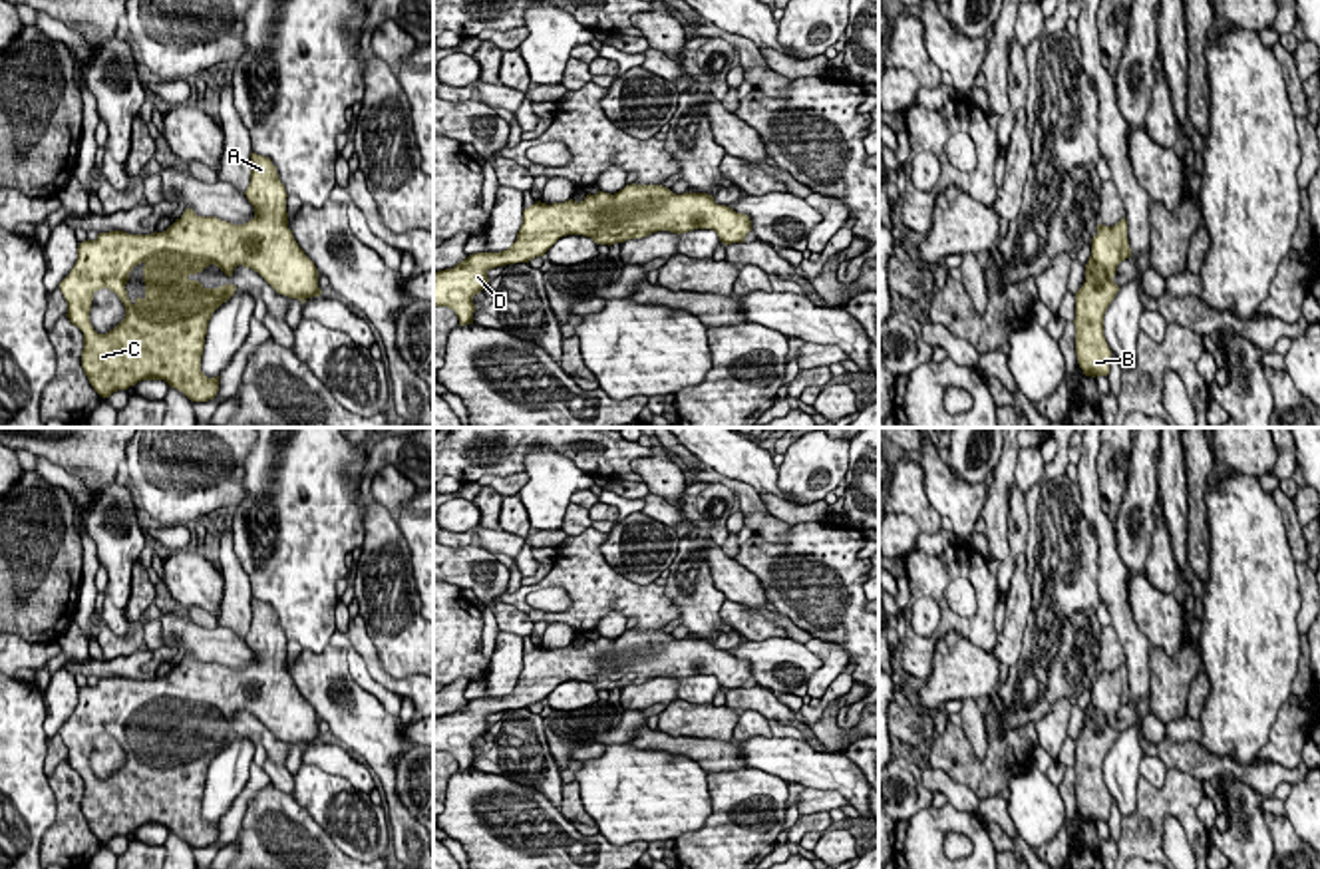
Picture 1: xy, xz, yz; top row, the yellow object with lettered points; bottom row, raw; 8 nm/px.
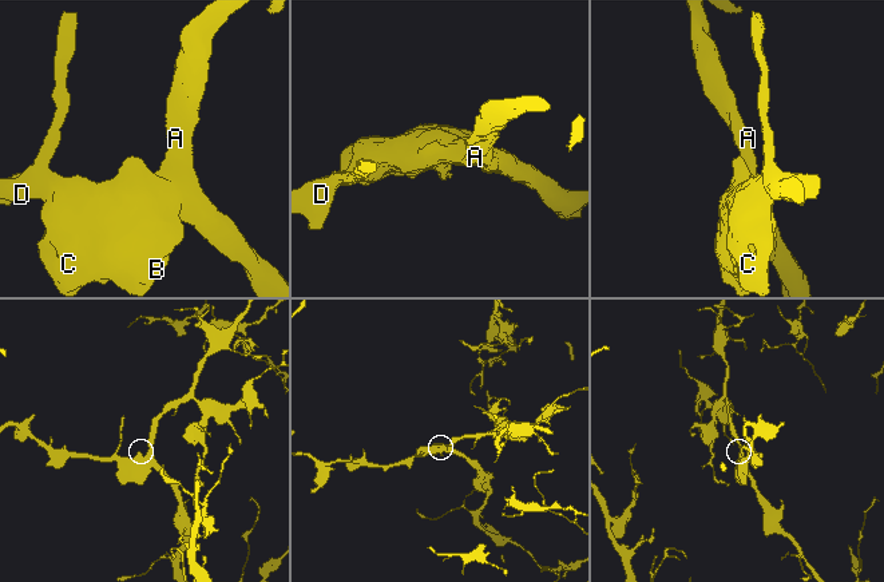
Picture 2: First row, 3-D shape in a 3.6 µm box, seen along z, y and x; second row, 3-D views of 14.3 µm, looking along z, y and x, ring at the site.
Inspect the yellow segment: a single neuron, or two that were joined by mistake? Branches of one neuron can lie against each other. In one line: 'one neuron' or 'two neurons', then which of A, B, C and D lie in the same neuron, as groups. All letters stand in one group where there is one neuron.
one neuron | A B C D

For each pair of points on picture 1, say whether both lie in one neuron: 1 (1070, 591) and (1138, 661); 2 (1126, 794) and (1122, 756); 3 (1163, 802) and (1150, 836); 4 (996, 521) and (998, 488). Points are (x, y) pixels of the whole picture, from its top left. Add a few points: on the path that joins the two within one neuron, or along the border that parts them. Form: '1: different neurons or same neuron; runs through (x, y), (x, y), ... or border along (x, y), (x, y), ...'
1: different neurons; border along (1098, 553), (1100, 601)
2: same neuron; runs through (1122, 784), (1122, 766)
3: same neuron; runs through (1155, 810), (1150, 816), (1150, 828)
4: same neuron; runs through (996, 514), (998, 496)

